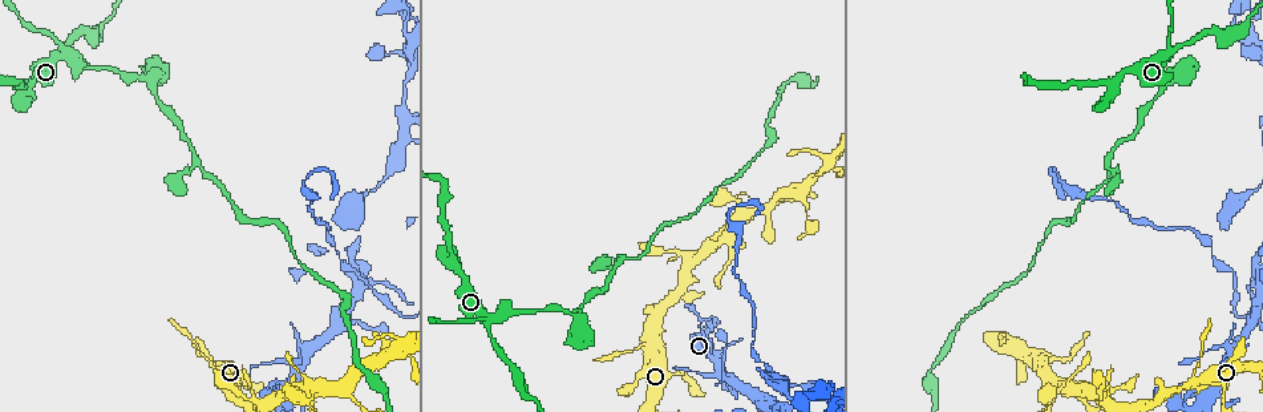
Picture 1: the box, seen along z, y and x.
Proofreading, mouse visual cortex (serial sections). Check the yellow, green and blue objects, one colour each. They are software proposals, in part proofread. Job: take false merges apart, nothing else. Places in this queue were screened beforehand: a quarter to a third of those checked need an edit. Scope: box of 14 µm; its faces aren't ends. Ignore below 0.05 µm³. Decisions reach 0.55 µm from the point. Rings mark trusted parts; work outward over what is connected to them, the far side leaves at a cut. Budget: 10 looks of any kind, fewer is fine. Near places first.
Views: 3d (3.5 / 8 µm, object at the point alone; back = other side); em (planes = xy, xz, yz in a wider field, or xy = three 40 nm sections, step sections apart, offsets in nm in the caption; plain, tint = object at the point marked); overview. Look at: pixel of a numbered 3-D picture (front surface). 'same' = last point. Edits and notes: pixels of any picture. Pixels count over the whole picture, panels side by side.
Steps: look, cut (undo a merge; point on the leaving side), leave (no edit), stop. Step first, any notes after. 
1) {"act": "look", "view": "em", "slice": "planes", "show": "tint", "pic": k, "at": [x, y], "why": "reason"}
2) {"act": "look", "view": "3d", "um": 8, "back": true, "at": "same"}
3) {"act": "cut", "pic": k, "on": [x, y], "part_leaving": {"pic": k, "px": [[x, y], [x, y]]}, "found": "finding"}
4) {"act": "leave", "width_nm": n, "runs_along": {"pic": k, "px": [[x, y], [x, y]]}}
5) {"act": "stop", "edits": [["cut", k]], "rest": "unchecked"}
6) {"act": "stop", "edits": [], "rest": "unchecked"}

{"act": "look", "view": "3d", "um": 3.5, "pic": 1, "at": [1109, 82], "why": "two arms in line, one across"}

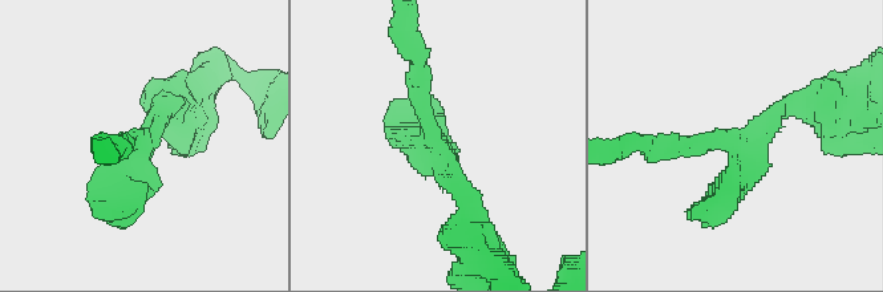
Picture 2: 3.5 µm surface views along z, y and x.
{"act": "look", "view": "em", "slice": "planes", "show": "tint", "pic": 2, "at": [743, 146], "arms": 3, "arm_widths_nm": [200, 250, 350], "why": "need the tissue"}

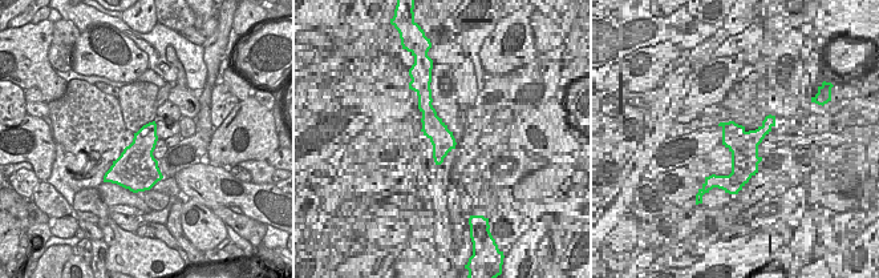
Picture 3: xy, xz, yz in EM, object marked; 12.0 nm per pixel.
{"act": "look", "view": "em", "slice": "xy", "step": 3, "show": "tint", "at": "same"}

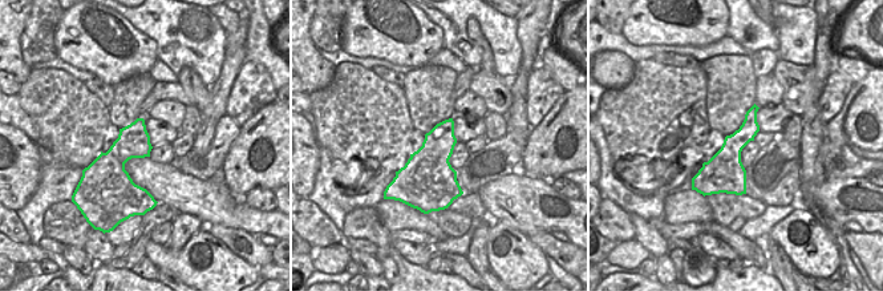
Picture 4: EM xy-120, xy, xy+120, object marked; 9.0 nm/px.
{"act": "leave", "runs_along": {"pic": 2, "px": [[468, 219], [418, 73]]}, "found": "continuous, no second cell"}

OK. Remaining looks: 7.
{"act": "look", "view": "3d", "um": 3.5, "pic": 1, "at": [61, 54], "why": "a fork"}

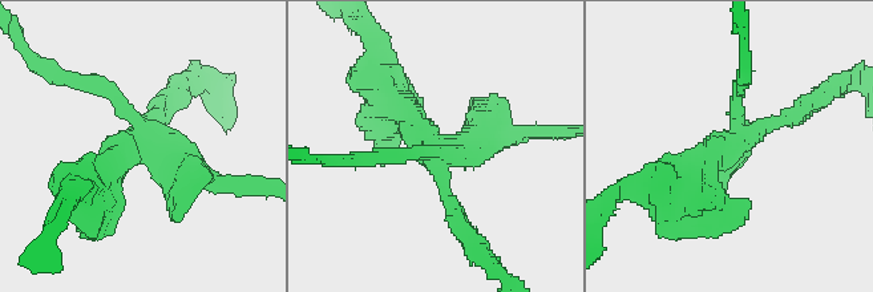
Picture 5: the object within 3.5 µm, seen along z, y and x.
{"act": "look", "view": "em", "slice": "xy", "step": 3, "show": "tint", "pic": 5, "at": [141, 141], "arms": 4, "arm_widths_nm": [200, 200, 300, 450]}

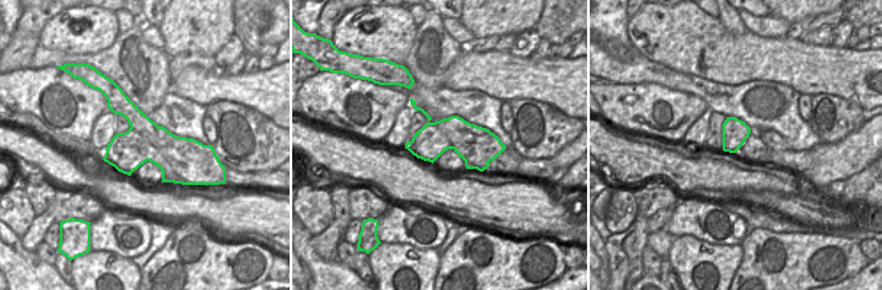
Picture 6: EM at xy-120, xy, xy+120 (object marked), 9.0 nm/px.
{"act": "look", "view": "em", "slice": "xy", "step": 2, "show": "tint", "at": "same"}

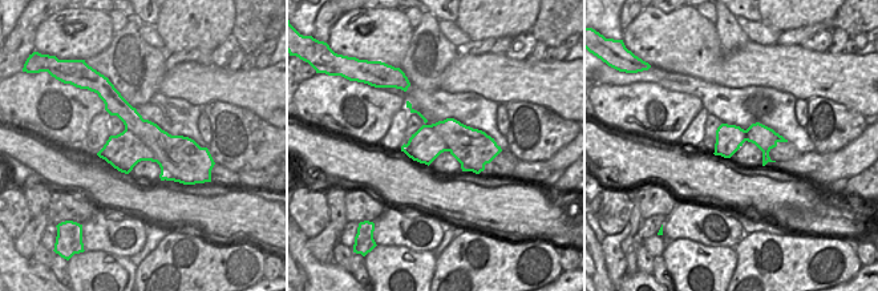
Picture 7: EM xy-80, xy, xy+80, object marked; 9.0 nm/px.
{"act": "cut", "pic": 5, "on": [186, 170], "border": {"pic": 7, "px": [[125, 129], [153, 153], [152, 160]]}, "found": "two cells meet here"}

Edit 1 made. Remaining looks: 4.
{"act": "look", "view": "overview", "why": "redraw"}

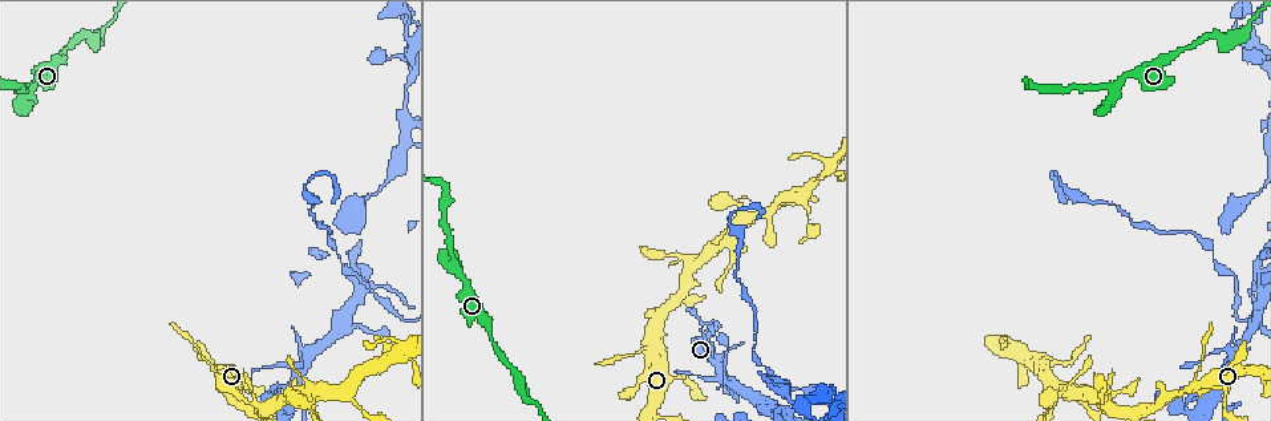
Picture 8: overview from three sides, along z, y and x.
{"act": "look", "view": "3d", "um": 3.5, "pic": 8, "at": [309, 402], "why": "sudden change in width"}

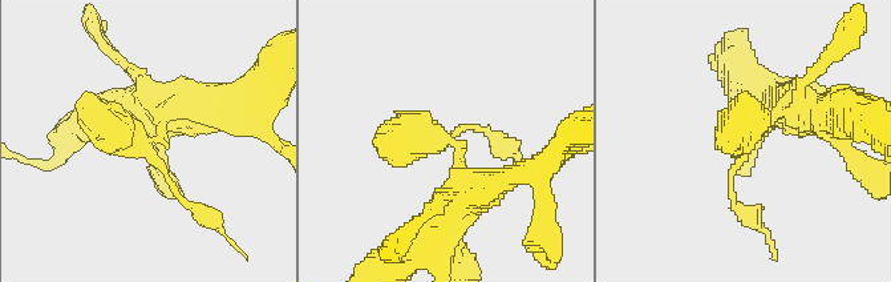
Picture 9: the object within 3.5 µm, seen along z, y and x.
{"act": "look", "view": "em", "slice": "xy", "step": 5, "show": "tint", "pic": 9, "at": [743, 144]}

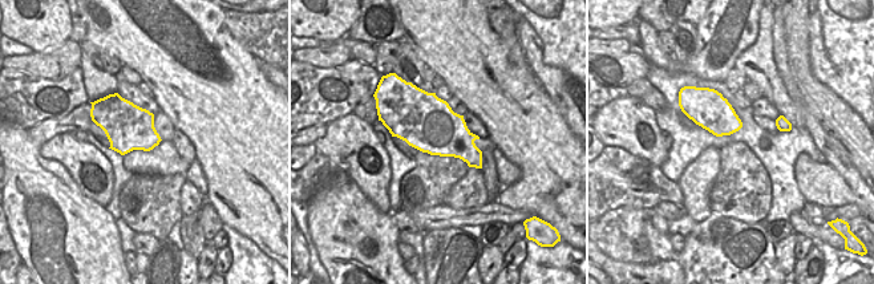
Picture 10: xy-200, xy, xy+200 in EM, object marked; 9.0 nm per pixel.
{"act": "leave", "runs_along": {"pic": 9, "px": [[465, 200], [449, 139], [384, 142]]}, "found": "one cell here"}

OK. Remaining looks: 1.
{"act": "stop", "edits": [["cut", 5]], "rest": "unchecked"}

